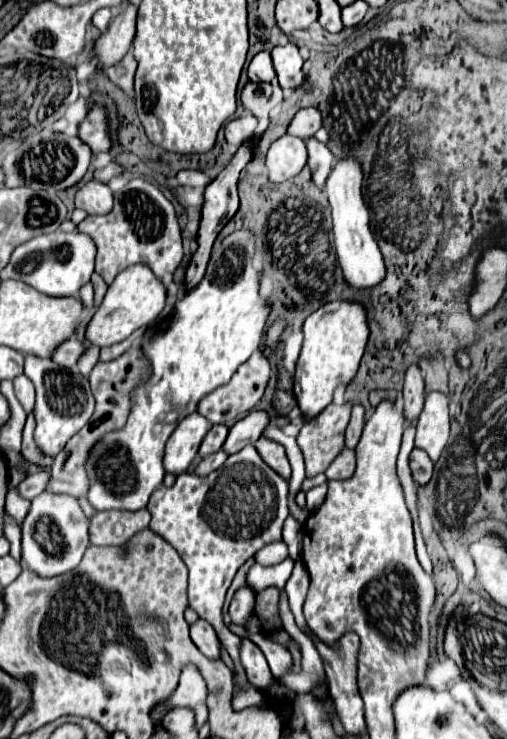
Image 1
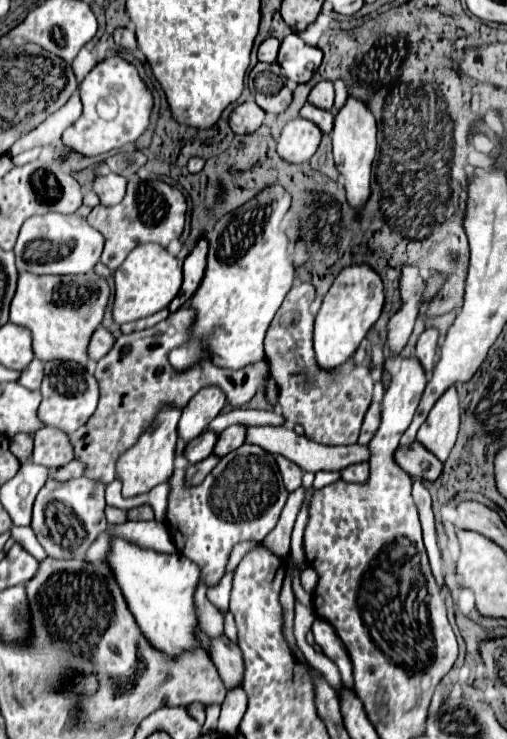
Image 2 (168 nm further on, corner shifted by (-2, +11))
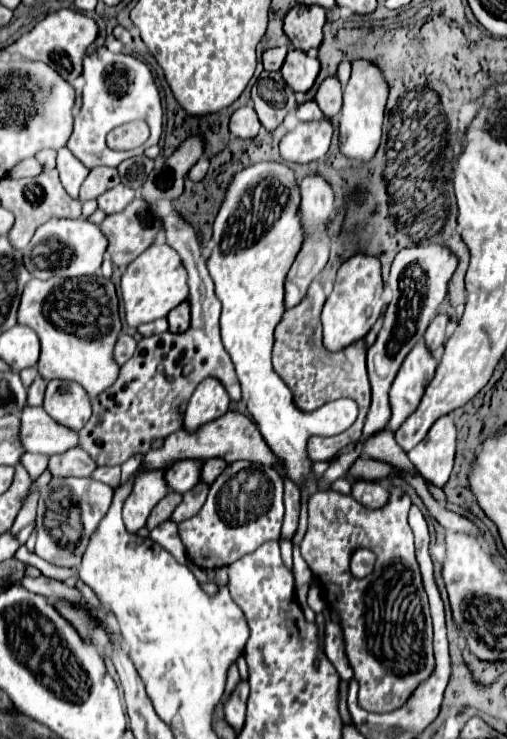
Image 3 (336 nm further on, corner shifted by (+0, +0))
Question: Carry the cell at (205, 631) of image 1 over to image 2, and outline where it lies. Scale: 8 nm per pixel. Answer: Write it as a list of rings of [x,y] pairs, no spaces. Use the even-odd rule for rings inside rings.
[[[226,636],[212,640],[212,662],[218,668],[218,674],[226,686],[226,690],[238,688],[244,678],[244,658],[236,644],[232,644]]]

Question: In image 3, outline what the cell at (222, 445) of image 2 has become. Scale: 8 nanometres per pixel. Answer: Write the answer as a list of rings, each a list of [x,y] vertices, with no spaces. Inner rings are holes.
[[[214,457],[214,459],[208,459],[208,461],[204,461],[204,465],[202,465],[202,473],[200,473],[200,479],[204,481],[204,483],[212,483],[222,471],[224,471],[224,467],[226,467],[226,461],[224,459],[220,459],[220,457]]]

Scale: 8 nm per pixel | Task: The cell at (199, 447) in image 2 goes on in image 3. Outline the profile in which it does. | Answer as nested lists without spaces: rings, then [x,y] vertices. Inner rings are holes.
[[[182,459],[180,463],[174,463],[166,471],[166,483],[176,493],[186,493],[200,481],[202,461],[200,459]]]

